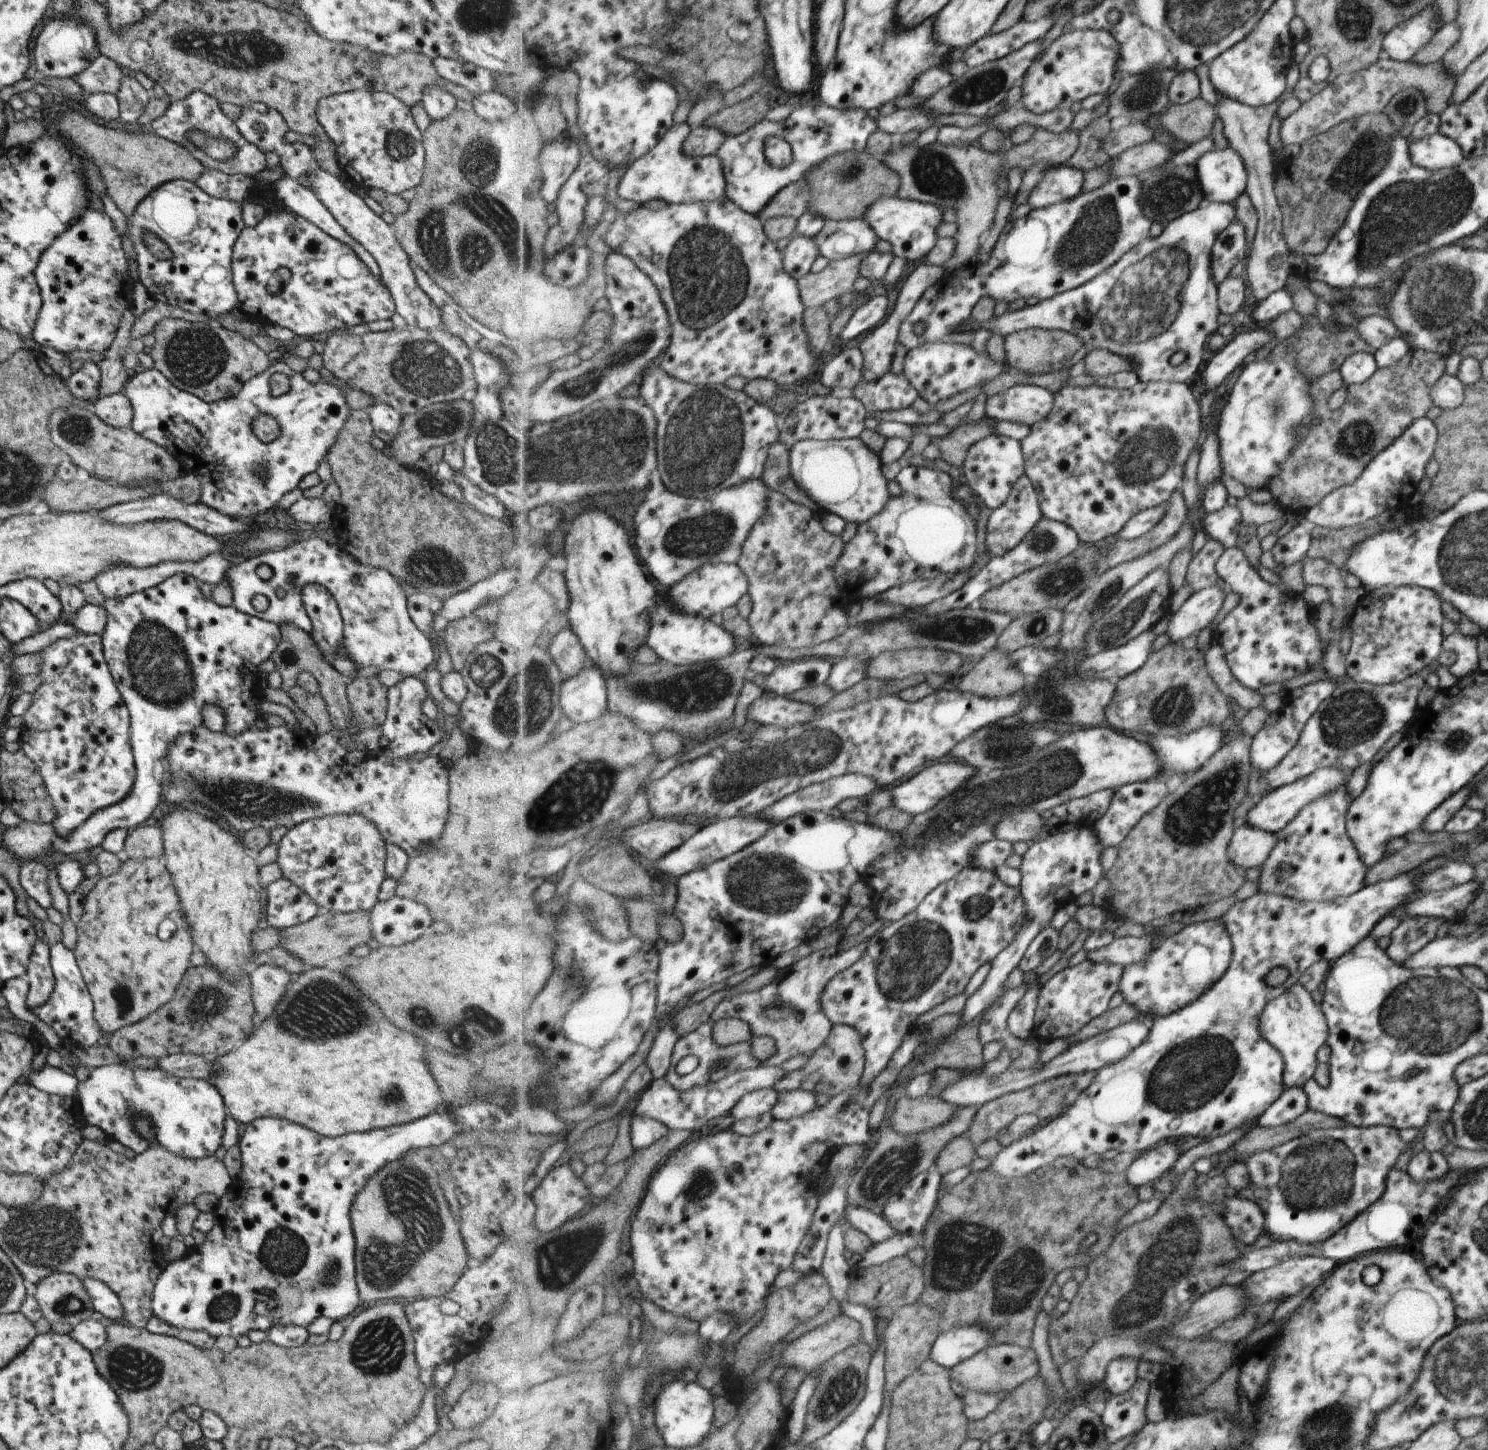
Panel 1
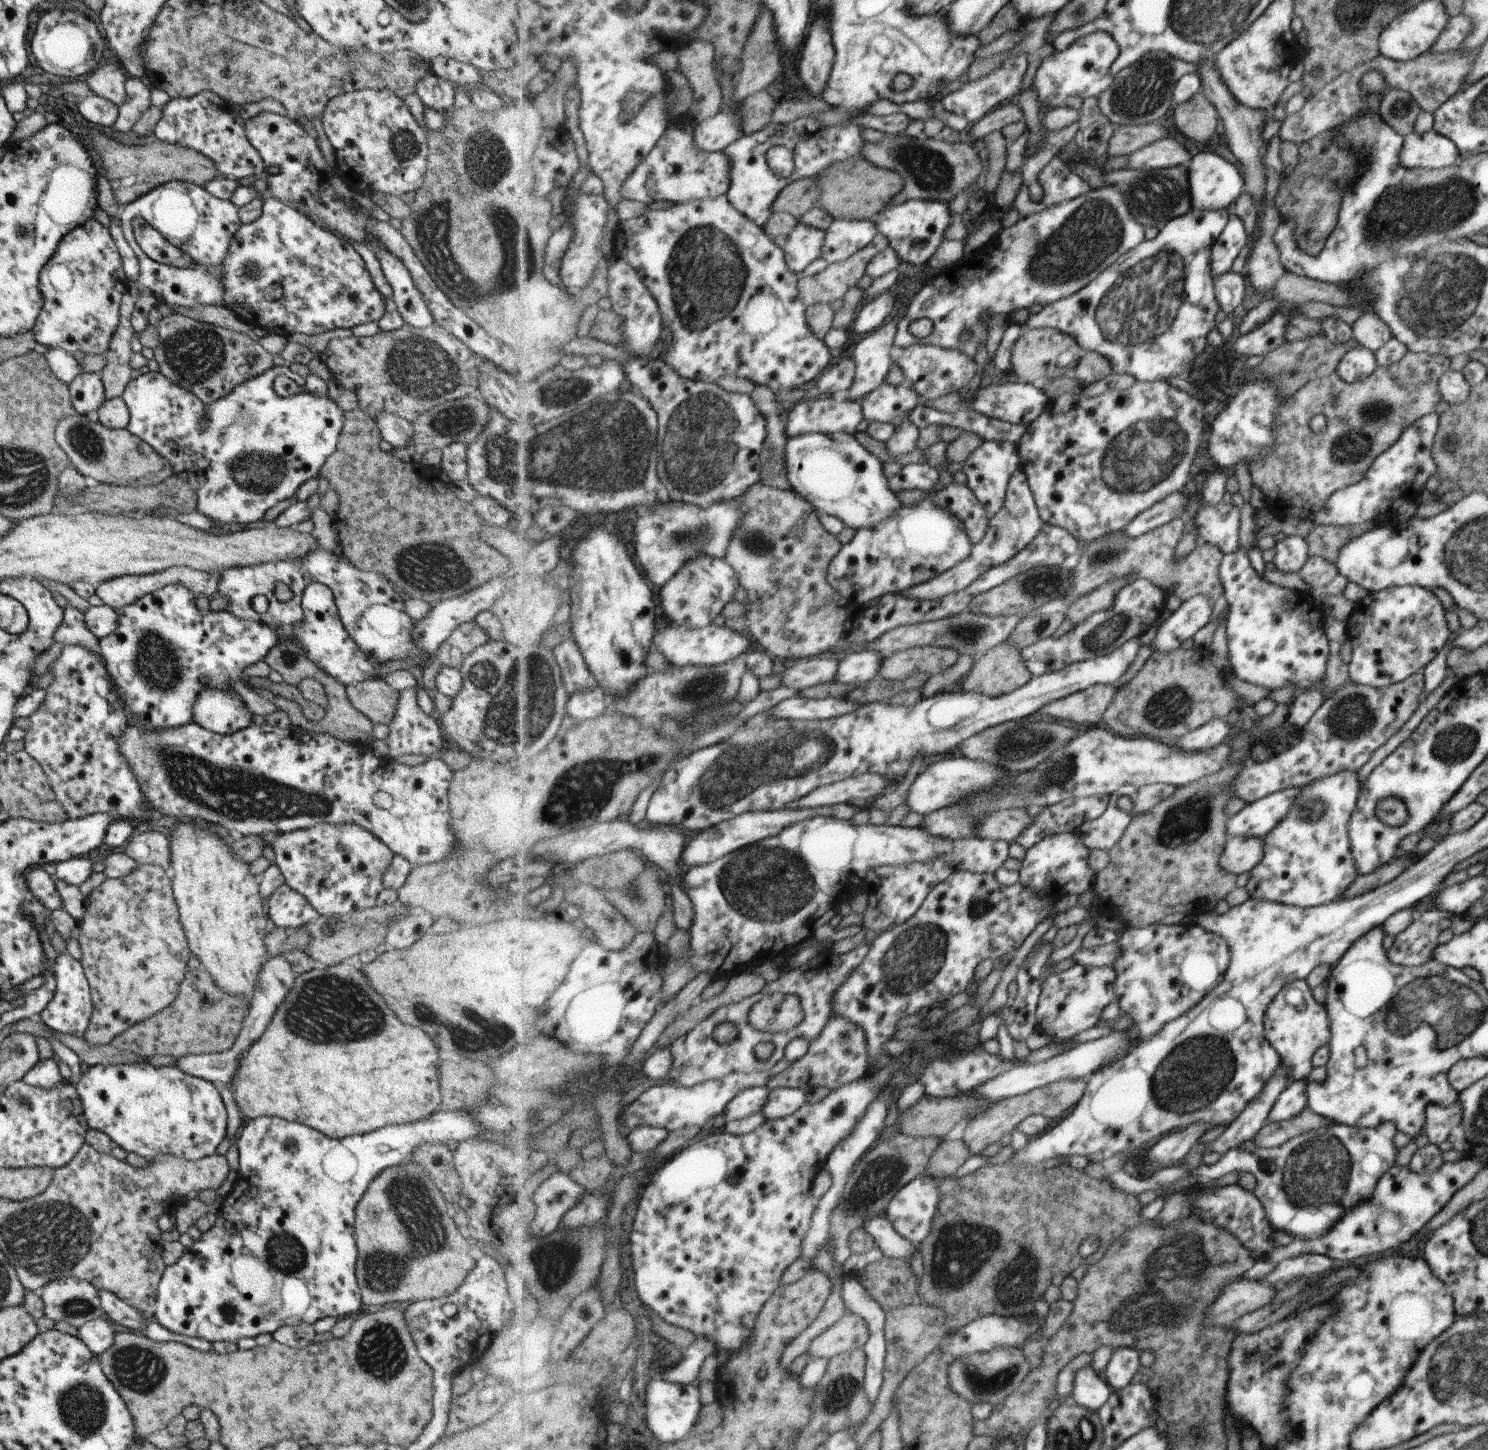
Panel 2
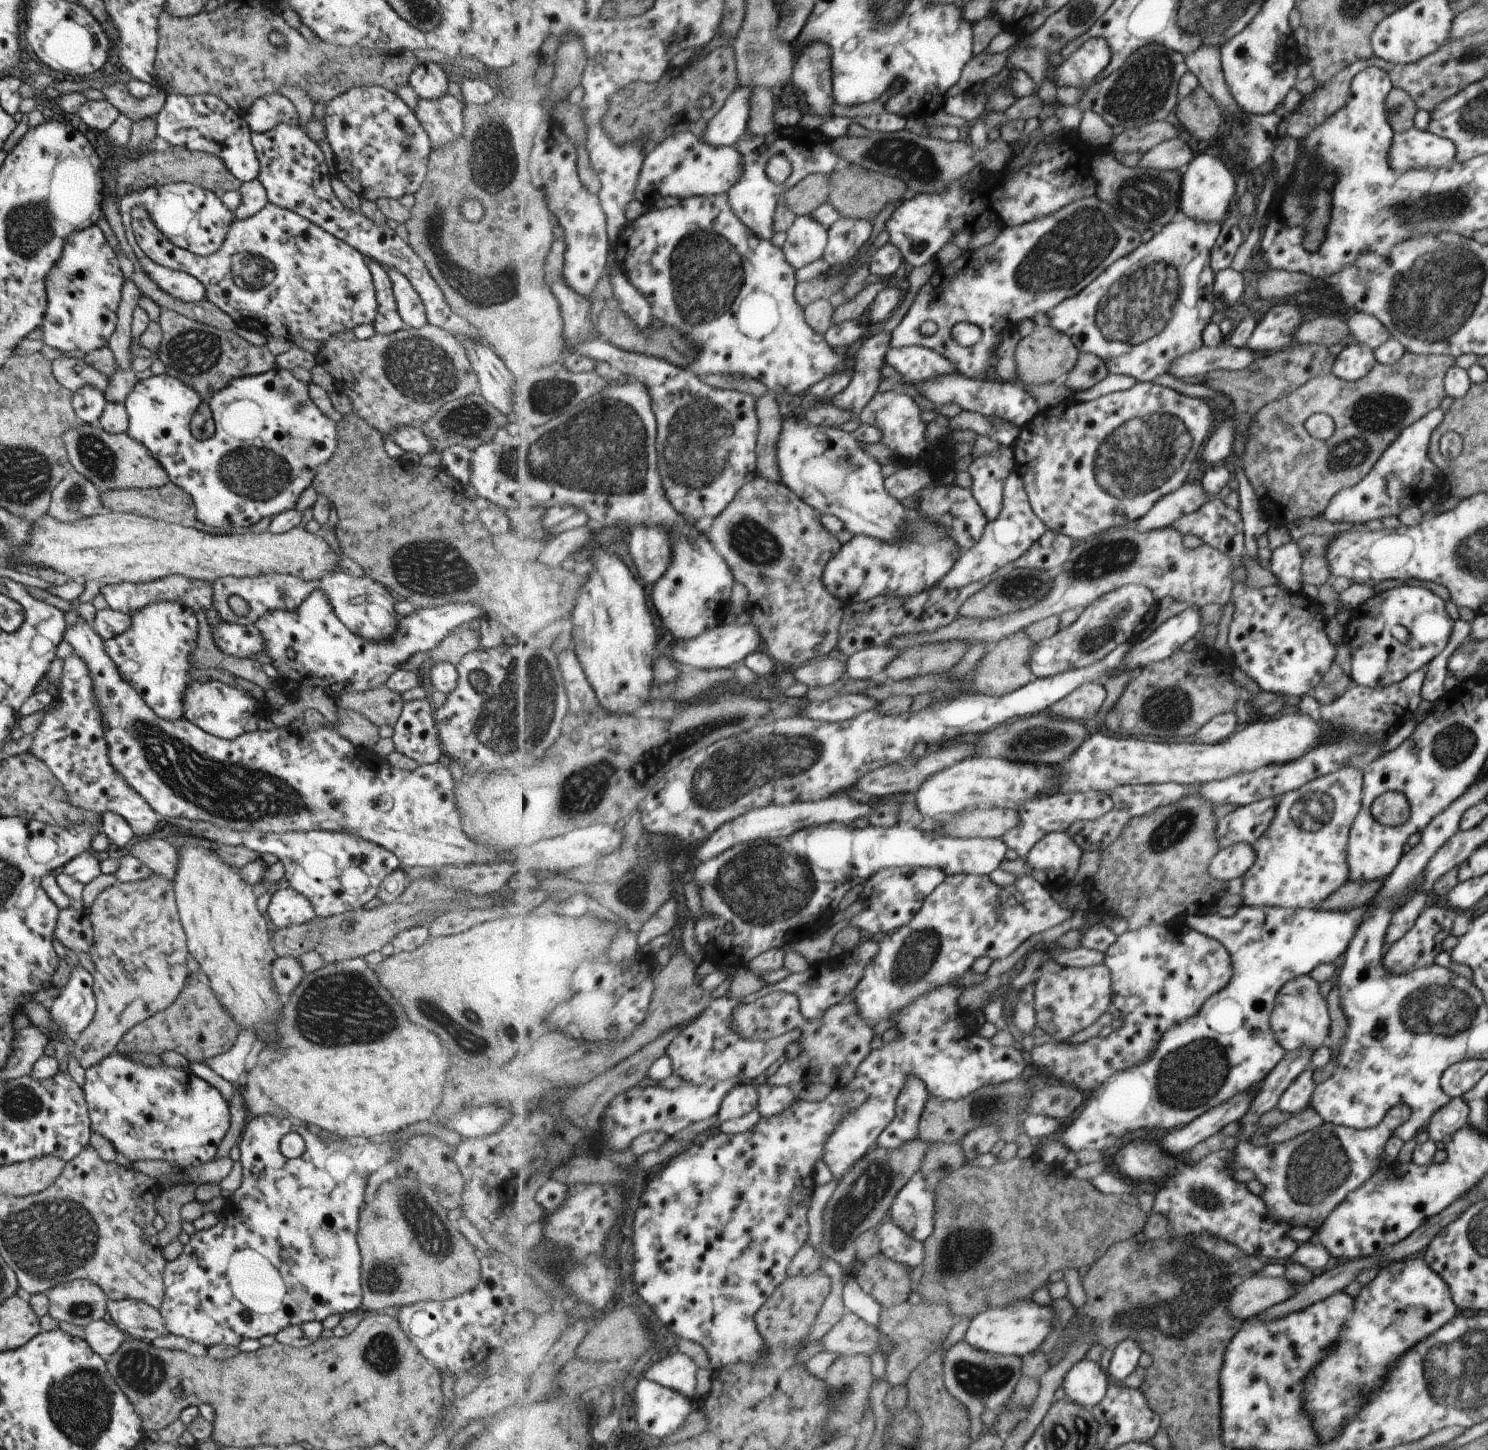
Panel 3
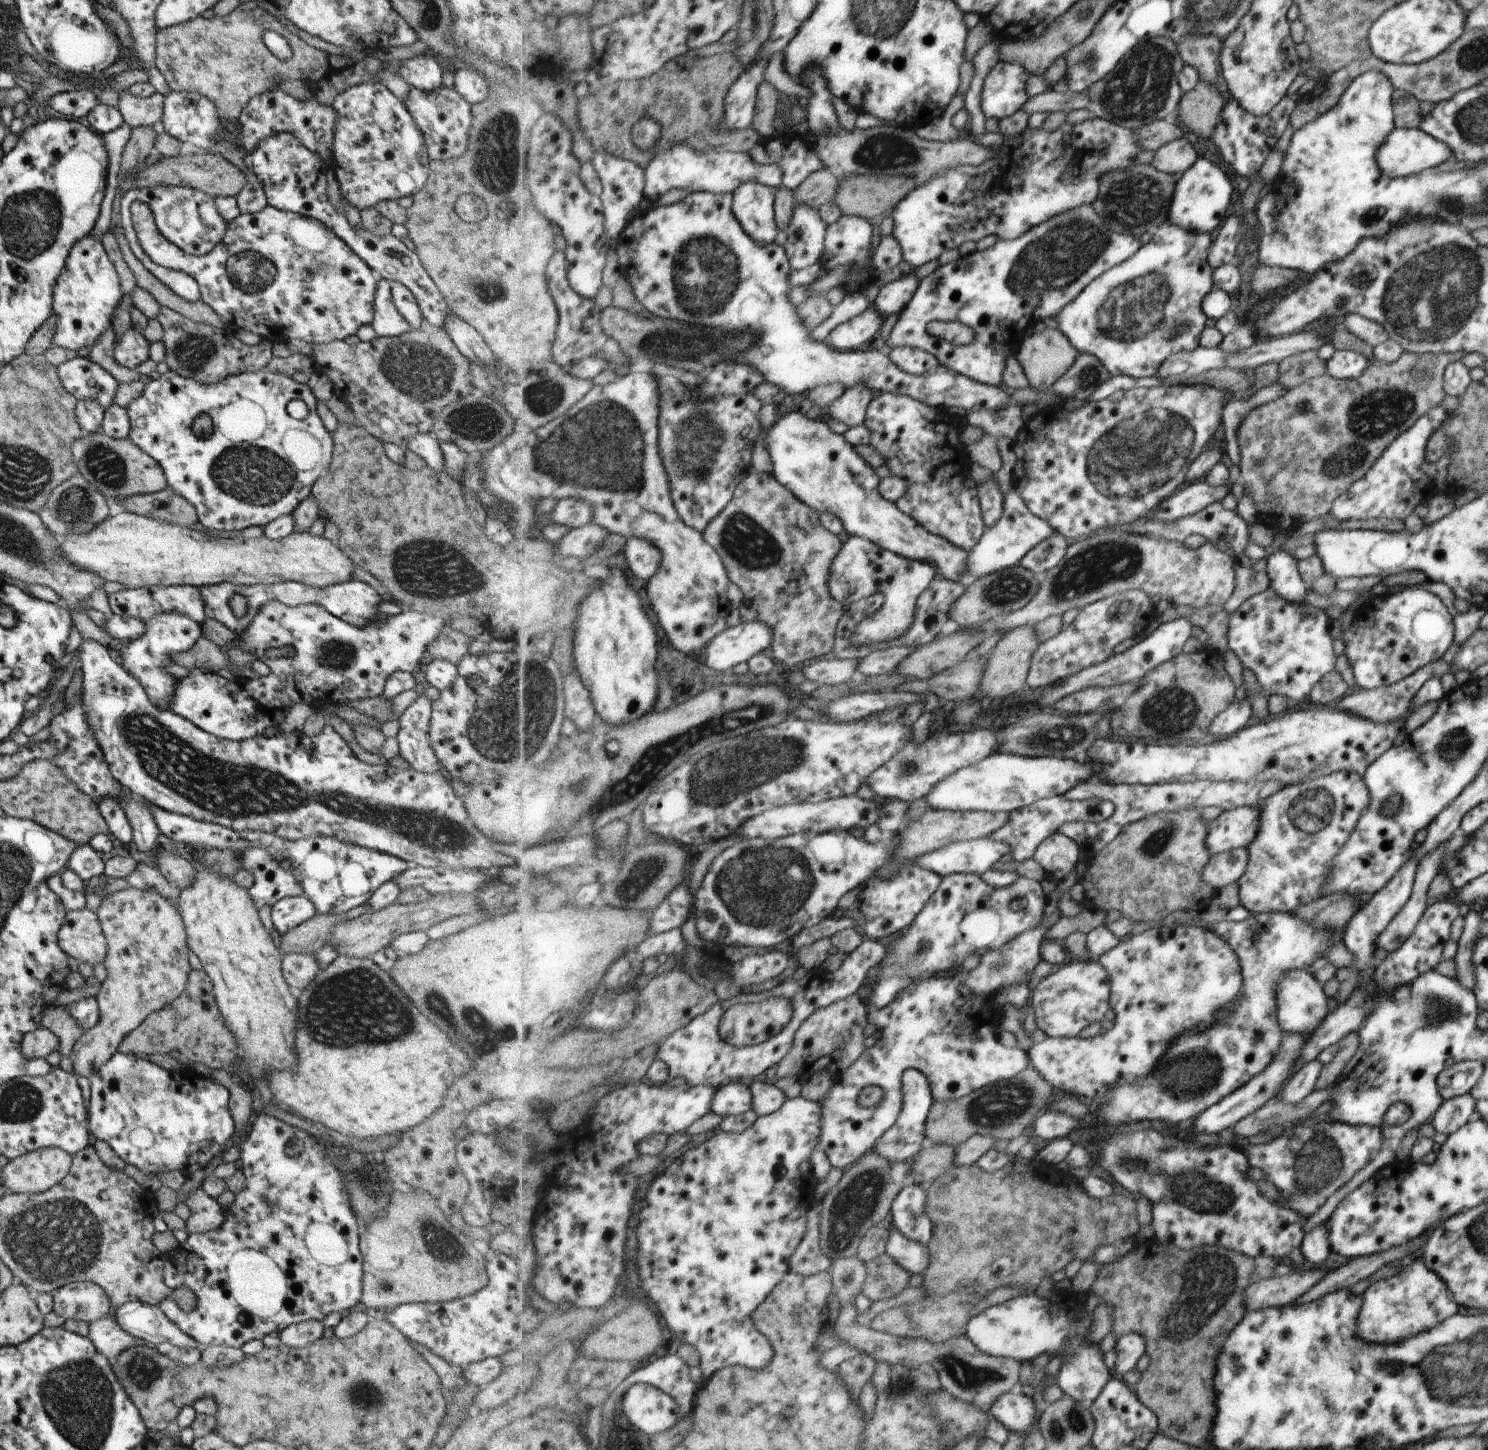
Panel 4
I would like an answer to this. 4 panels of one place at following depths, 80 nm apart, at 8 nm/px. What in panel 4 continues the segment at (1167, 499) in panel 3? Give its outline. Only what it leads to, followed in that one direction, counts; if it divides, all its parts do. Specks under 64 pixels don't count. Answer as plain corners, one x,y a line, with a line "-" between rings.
1206,482
1183,484
1179,490
1151,514
1155,520
1174,521
1181,517
1195,514
1211,503
1219,503
1229,493
1227,485
1213,486

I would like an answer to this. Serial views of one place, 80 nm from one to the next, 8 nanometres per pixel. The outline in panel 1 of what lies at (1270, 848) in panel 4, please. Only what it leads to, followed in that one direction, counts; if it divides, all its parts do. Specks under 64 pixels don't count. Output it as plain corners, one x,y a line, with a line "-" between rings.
1345,786
1305,804
1296,818
1283,830
1275,832
1275,846
1261,867
1258,892
1287,896
1299,902
1322,902
1356,894
1365,886
1368,869
1344,828
1349,796

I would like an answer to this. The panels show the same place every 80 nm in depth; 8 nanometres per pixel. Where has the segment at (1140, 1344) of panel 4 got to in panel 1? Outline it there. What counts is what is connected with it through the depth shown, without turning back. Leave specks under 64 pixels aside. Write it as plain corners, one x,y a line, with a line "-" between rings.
1119,1358
1109,1364
1105,1386
1113,1395
1121,1396
1129,1393
1137,1383
1137,1358

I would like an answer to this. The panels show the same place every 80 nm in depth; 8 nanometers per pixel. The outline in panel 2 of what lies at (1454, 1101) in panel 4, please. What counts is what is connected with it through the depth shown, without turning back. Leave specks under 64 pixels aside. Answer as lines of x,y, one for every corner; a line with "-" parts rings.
1453,1102
1447,1108
1436,1105
1427,1108
1427,1121
1423,1127
1423,1133
1427,1141
1433,1145
1439,1145
1445,1141
1451,1132
1451,1128
1459,1126
1461,1122
1461,1106

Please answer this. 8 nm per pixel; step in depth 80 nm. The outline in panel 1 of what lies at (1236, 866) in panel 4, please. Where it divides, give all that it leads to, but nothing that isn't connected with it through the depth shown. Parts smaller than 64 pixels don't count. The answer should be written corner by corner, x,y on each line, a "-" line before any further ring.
1242,822
1233,832
1232,843
1228,844
1228,858
1239,868
1261,867
1272,852
1277,838
1273,832
1257,830

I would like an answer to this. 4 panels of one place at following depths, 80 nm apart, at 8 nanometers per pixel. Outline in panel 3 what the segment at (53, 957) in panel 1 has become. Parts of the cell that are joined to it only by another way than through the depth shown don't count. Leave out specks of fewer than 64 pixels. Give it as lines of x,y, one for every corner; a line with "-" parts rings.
78,966
71,970
67,984
53,1000
49,1011
55,1028
65,1034
68,1042
76,1041
81,1031
91,1022
96,1002
92,993
93,977

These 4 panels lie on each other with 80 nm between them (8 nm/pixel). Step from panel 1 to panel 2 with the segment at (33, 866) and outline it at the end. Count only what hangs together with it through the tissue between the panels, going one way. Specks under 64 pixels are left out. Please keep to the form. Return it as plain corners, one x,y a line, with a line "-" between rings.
38,866
25,876
25,888
49,910
62,909
62,900
54,888
49,868

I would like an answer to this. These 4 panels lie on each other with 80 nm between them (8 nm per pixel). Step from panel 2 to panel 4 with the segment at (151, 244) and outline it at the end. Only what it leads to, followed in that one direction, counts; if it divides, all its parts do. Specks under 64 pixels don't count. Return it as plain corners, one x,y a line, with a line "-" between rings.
139,201
131,203
130,219
144,253
155,264
192,276
198,284
200,300
231,328
247,330
272,343
297,339
311,346
324,346
355,334
359,326
371,322
377,276
348,244
311,217
266,204
253,214
241,213
230,220
220,242
206,255
198,257
186,255
159,234
146,204

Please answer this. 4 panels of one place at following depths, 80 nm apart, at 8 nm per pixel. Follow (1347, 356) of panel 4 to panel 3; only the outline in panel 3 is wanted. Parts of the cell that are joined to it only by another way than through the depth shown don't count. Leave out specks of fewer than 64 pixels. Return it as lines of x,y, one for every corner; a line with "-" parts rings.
1355,343
1345,346
1334,358
1331,373
1345,381
1357,381
1363,378
1375,366
1373,352
1364,345

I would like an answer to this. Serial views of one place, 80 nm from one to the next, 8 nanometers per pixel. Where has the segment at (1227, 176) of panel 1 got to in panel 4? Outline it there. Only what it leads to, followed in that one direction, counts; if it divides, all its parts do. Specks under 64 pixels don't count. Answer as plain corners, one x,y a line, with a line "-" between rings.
1196,158
1195,162
1182,172
1177,180
1167,223
1192,230
1193,233
1211,234
1225,216
1231,192
1233,192
1231,182
1223,174
1221,168
1207,162
1205,158

